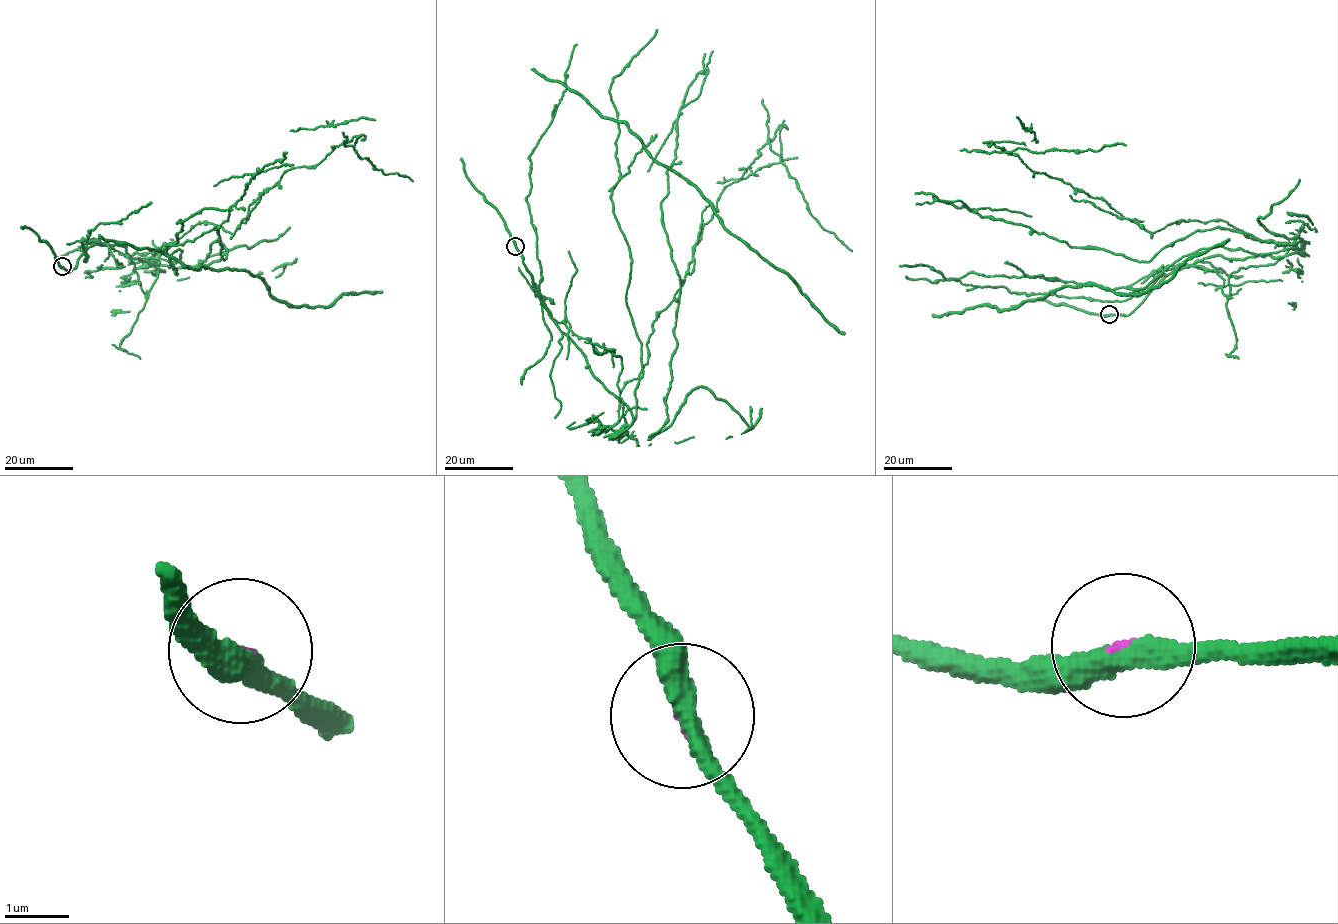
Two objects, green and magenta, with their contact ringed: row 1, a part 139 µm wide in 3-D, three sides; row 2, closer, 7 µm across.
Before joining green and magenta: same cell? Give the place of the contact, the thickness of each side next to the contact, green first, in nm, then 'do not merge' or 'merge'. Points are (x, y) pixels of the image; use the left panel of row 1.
at (62, 266); 340 nm thick on the green side, 100 nm on the other; do not merge

